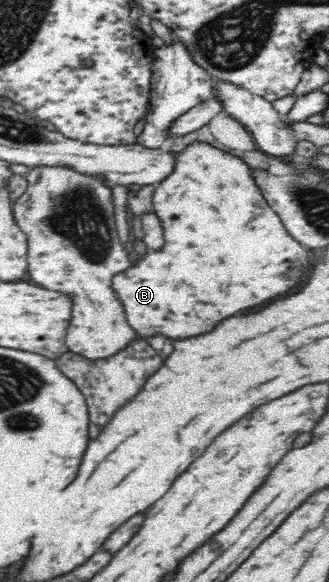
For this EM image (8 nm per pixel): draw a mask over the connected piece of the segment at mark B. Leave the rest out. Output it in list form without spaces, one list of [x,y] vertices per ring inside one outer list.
[[[195,140],[189,146],[185,146],[177,157],[175,157],[175,166],[171,170],[171,174],[167,174],[165,180],[159,182],[159,186],[154,190],[152,199],[154,212],[161,219],[164,230],[164,245],[161,250],[155,251],[148,249],[146,255],[142,259],[138,259],[135,266],[129,267],[127,270],[116,274],[112,280],[112,287],[118,294],[120,302],[123,303],[127,322],[135,329],[137,335],[143,338],[153,337],[161,334],[169,339],[189,338],[189,336],[197,336],[203,332],[209,332],[215,328],[217,322],[233,316],[233,314],[241,314],[247,312],[251,308],[257,308],[273,298],[285,296],[289,292],[293,292],[293,288],[299,288],[303,280],[307,280],[307,276],[301,276],[307,270],[307,260],[309,260],[309,250],[305,250],[299,242],[295,242],[287,230],[281,224],[280,216],[277,216],[271,206],[267,206],[267,202],[263,202],[265,198],[261,189],[257,186],[252,175],[252,168],[238,156],[219,150],[206,142]]]

